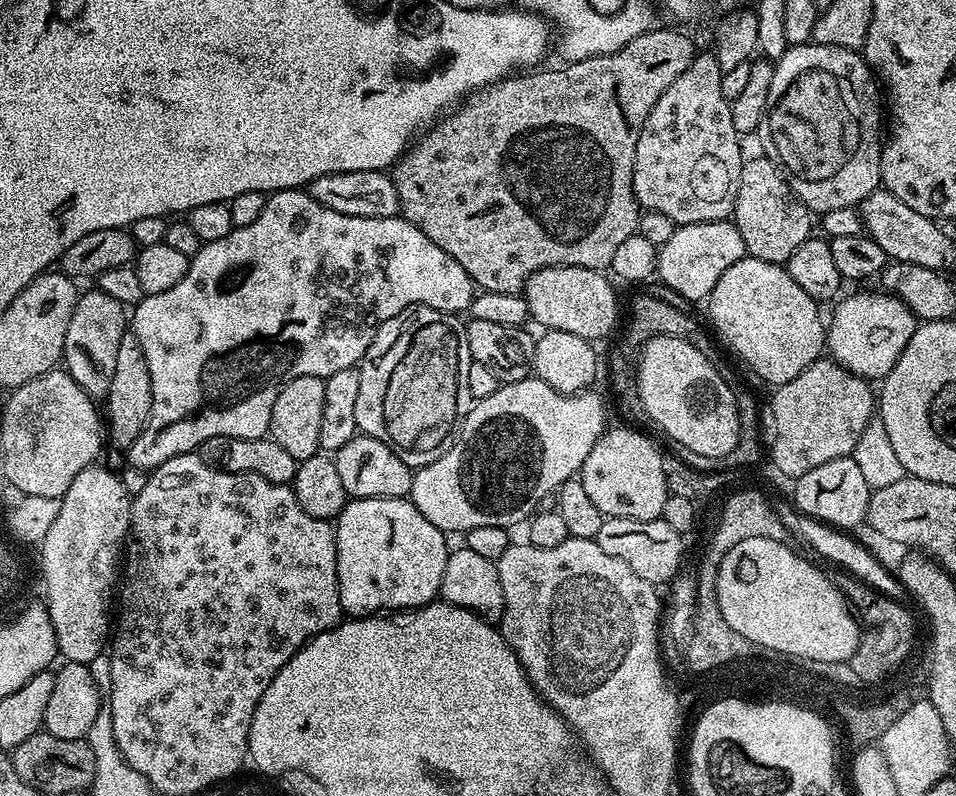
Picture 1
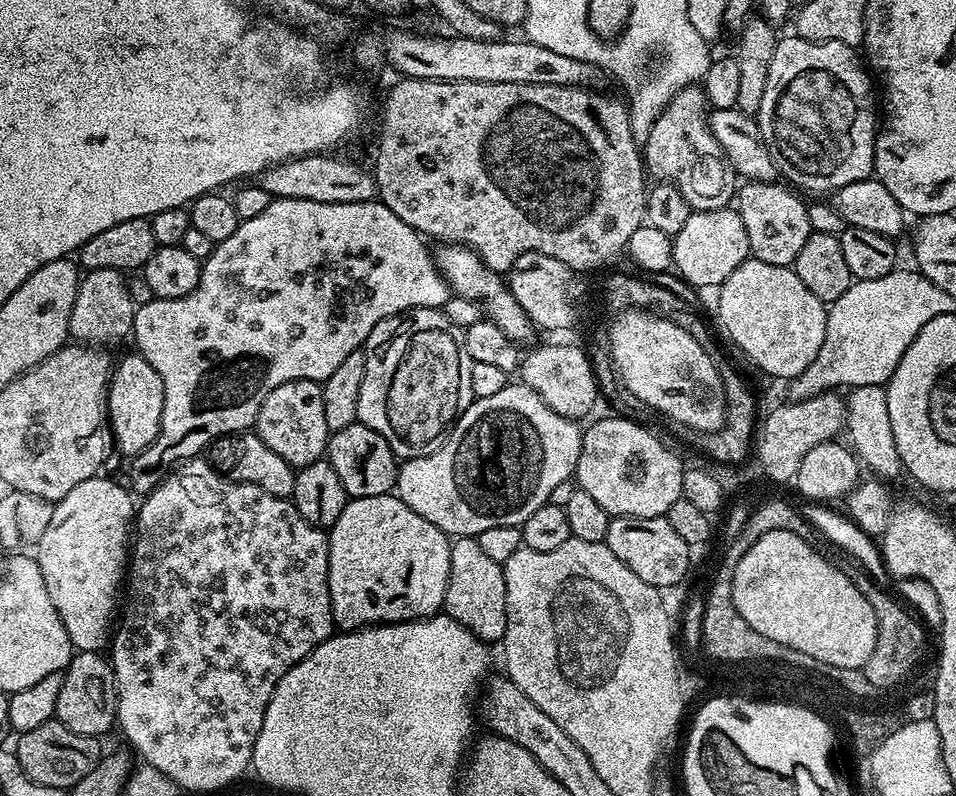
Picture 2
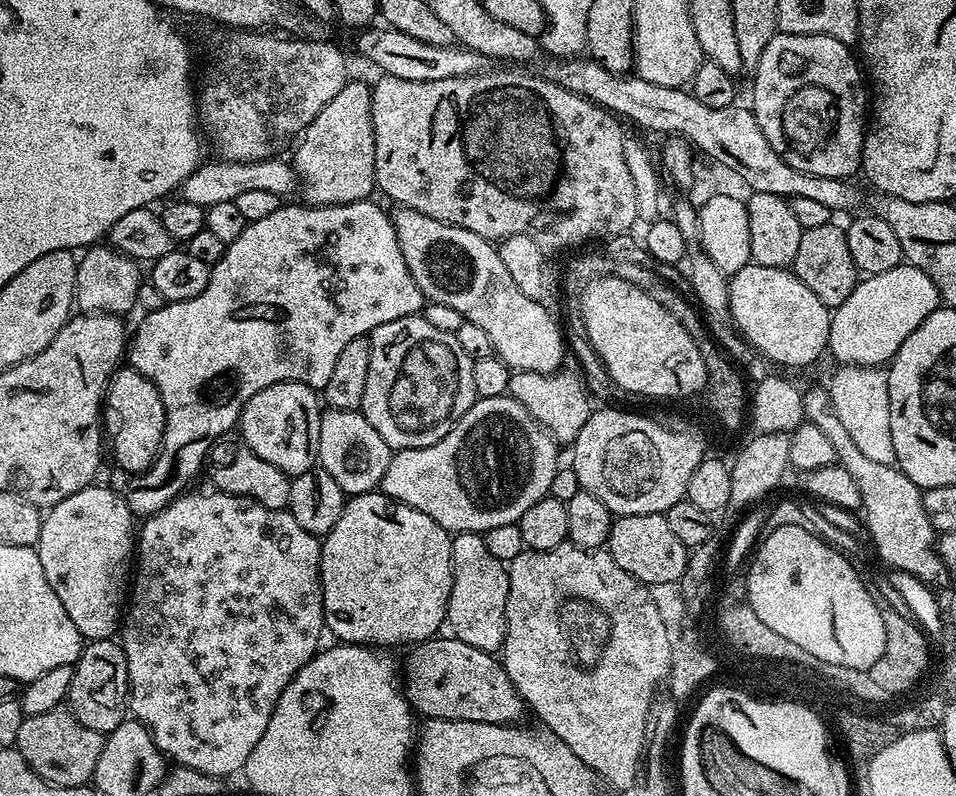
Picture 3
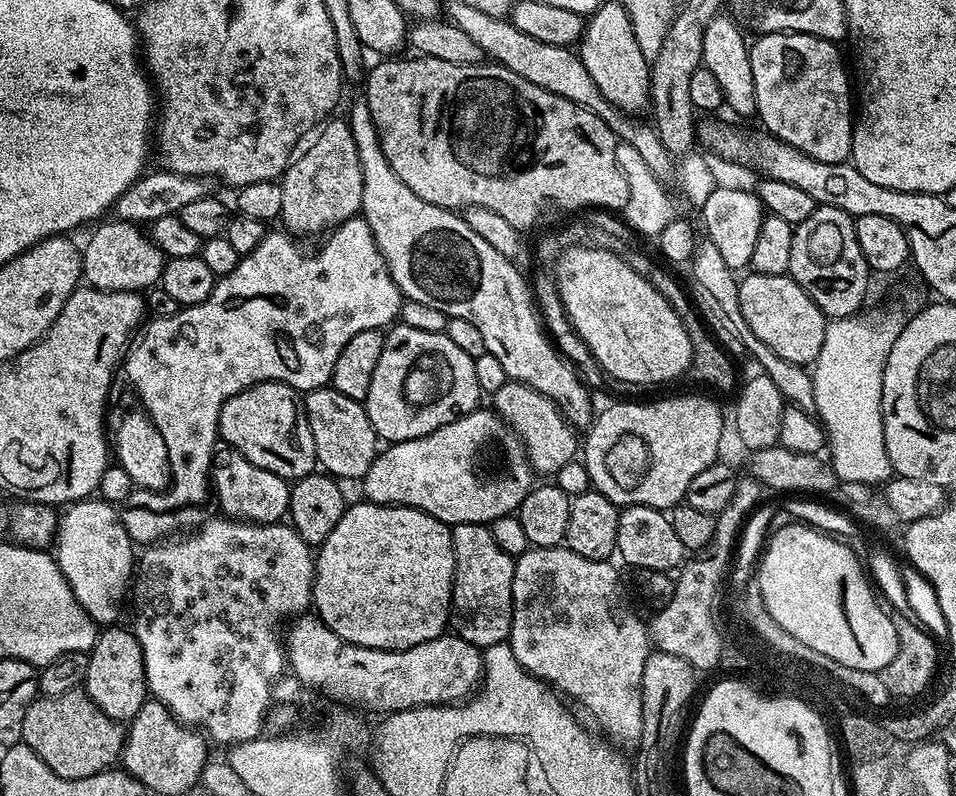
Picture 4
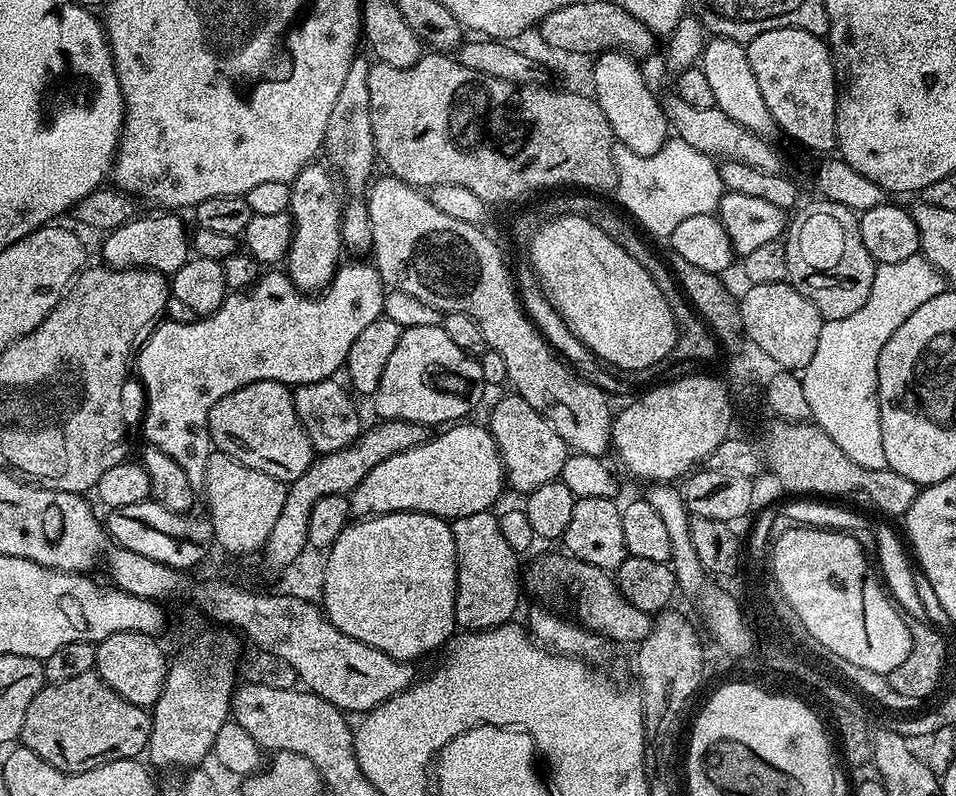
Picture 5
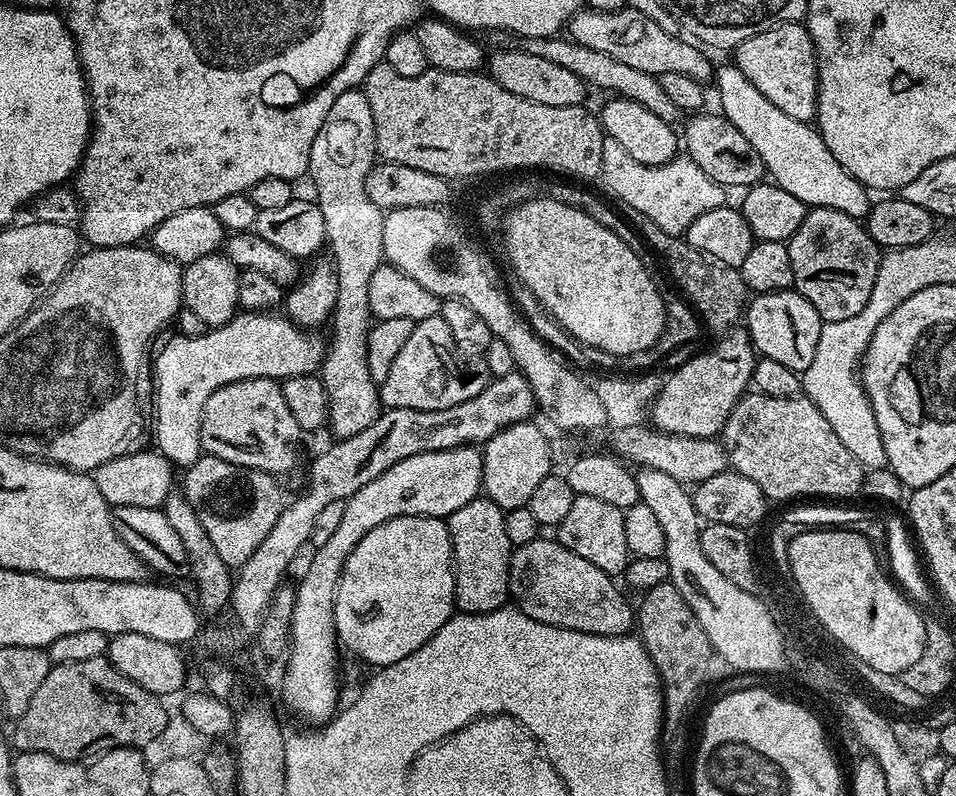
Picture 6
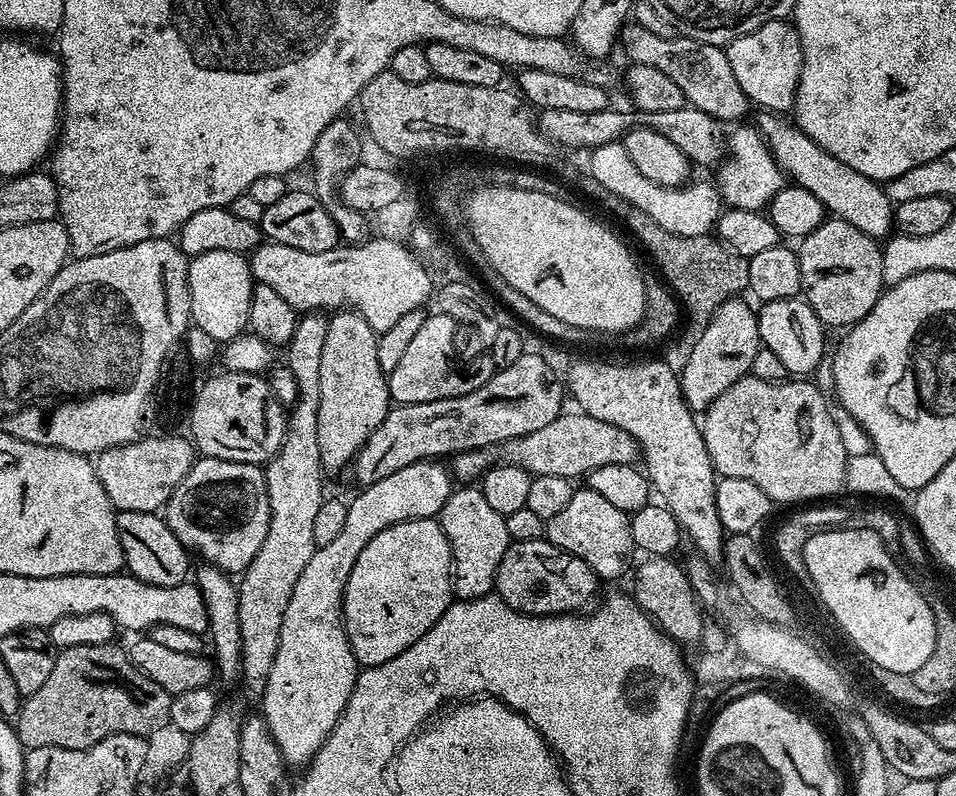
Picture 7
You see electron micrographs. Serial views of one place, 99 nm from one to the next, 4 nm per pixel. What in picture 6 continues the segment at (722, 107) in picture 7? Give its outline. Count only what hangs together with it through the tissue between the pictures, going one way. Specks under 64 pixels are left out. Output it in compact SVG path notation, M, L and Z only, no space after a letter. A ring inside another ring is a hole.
M629 6L613 12L601 12L598 8L585 7L569 18L566 36L576 44L590 46L590 50L610 54L610 58L618 58L618 62L634 66L634 70L646 70L646 74L651 76L673 72L686 74L686 78L694 78L701 82L711 81L714 76L714 64L708 61L709 53L703 47L697 46L691 39L680 40L679 35L665 32L645 14Z

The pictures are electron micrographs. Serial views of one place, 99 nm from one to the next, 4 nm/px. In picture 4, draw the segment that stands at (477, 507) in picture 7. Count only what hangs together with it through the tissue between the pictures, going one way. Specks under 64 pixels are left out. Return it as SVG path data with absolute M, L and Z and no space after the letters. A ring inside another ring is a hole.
M457 524L452 528L454 546L454 582L450 628L481 650L503 644L512 625L512 591L514 590L515 559L498 542L486 524Z

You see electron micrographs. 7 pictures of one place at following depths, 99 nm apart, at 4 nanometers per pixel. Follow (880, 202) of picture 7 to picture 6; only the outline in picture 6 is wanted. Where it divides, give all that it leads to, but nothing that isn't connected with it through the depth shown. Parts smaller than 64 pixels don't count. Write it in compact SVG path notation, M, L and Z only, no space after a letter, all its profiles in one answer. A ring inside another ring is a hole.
M728 62L721 68L719 65L715 69L715 84L716 92L720 95L719 111L731 124L738 126L739 132L746 137L746 142L750 142L750 146L754 146L754 154L758 154L758 158L762 158L765 173L770 177L771 183L777 184L782 190L787 190L789 194L794 194L794 198L798 198L809 208L842 210L842 214L853 216L858 221L863 221L867 217L870 207L869 189L858 183L838 163L834 154L830 154L826 142L820 137L819 128L813 126L807 120L790 118L790 114L778 110L778 106L774 106L774 102L770 102L770 98L766 98L762 94L762 90L758 90L758 86L754 86L754 82L750 82L746 78L746 74L742 74L742 70L734 62Z

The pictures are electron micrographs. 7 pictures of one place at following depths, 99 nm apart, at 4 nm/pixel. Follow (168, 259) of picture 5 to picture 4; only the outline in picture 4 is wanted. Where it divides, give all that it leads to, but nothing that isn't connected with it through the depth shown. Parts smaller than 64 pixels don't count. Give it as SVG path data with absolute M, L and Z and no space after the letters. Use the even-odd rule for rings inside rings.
M103 221L83 245L84 275L87 287L107 292L138 292L159 285L166 257L151 237L137 225L124 221Z

